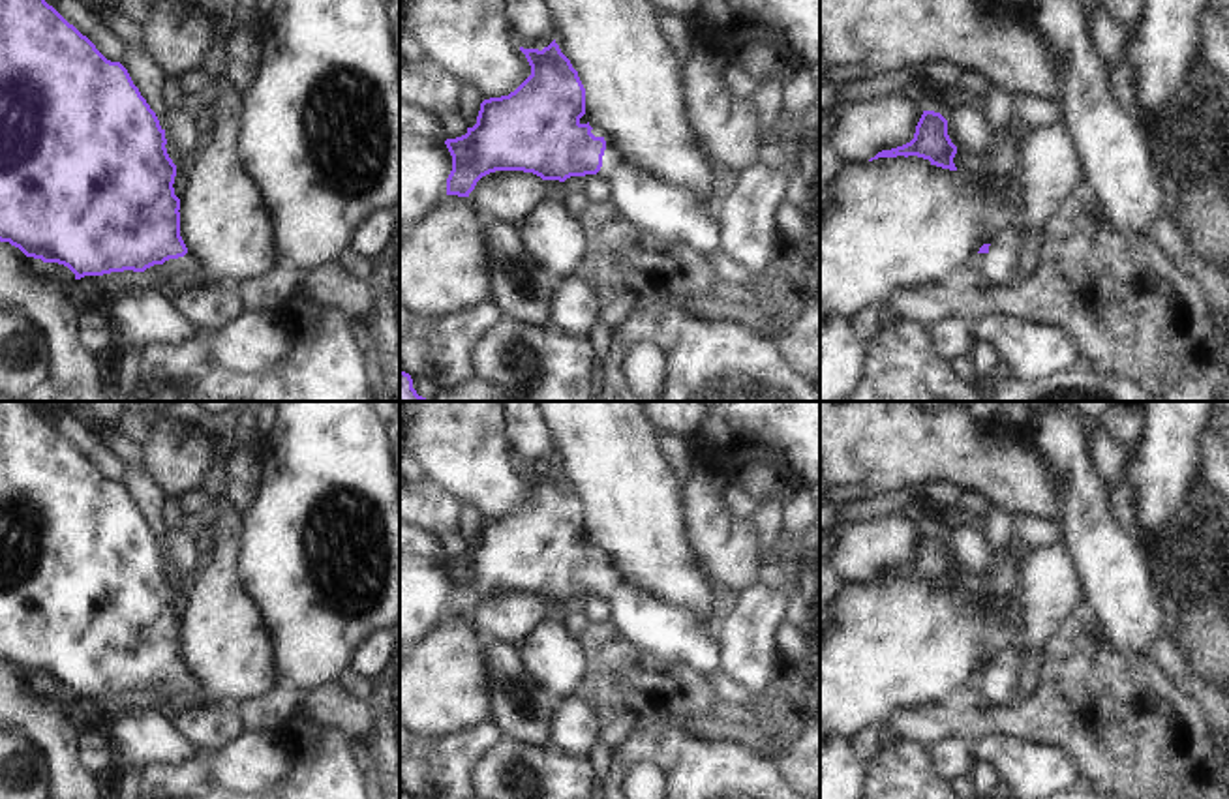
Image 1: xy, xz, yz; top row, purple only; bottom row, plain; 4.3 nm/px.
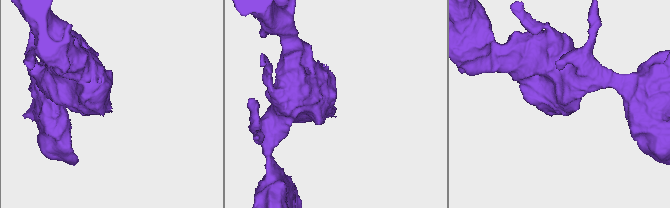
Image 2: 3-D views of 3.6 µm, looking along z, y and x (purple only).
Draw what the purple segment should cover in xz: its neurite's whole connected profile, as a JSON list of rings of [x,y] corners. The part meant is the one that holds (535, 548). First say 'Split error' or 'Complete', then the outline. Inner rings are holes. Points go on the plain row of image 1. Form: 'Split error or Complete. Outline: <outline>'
Split error. Outline: [[[555,460],[542,471],[523,467],[520,471],[531,486],[531,495],[508,516],[484,520],[477,544],[467,548],[465,555],[445,561],[452,576],[447,615],[469,617],[477,602],[495,591],[523,591],[559,602],[599,595],[610,604],[610,621],[625,641],[696,675],[721,670],[721,645],[709,636],[702,617],[636,587],[614,566],[604,550],[580,542],[585,535],[585,508]]]

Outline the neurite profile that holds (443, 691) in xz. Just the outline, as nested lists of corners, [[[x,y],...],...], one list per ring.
[[[445,615],[400,662],[400,724],[415,737],[450,737],[492,720],[484,641],[469,617]]]

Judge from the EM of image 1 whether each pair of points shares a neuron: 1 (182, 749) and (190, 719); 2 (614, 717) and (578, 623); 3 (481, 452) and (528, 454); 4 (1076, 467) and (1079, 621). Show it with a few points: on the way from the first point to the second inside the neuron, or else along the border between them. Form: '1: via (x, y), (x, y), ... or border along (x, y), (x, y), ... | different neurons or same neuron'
1: border along (169, 719), (196, 749) | different neurons
2: via (614, 694), (614, 663), (601, 646) | same neuron
3: border along (503, 421), (509, 451), (518, 467) | different neurons
4: border along (1085, 603), (1109, 640) | different neurons

